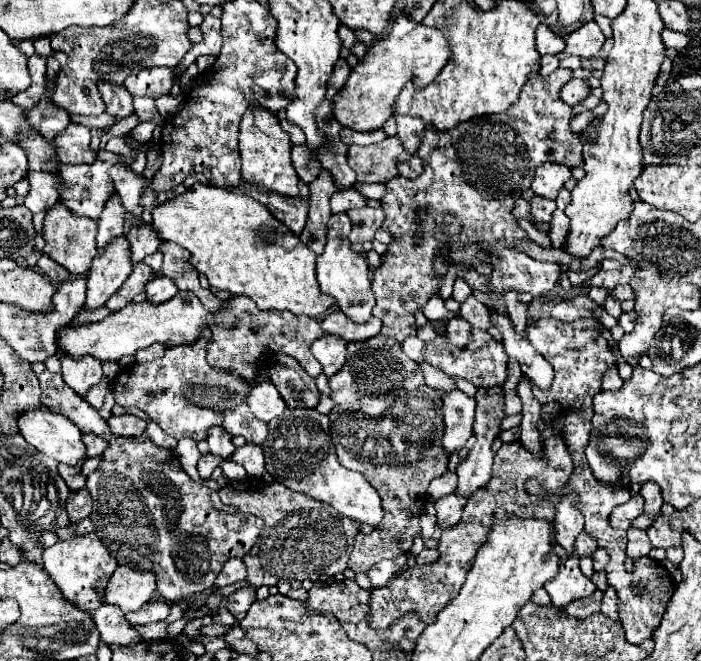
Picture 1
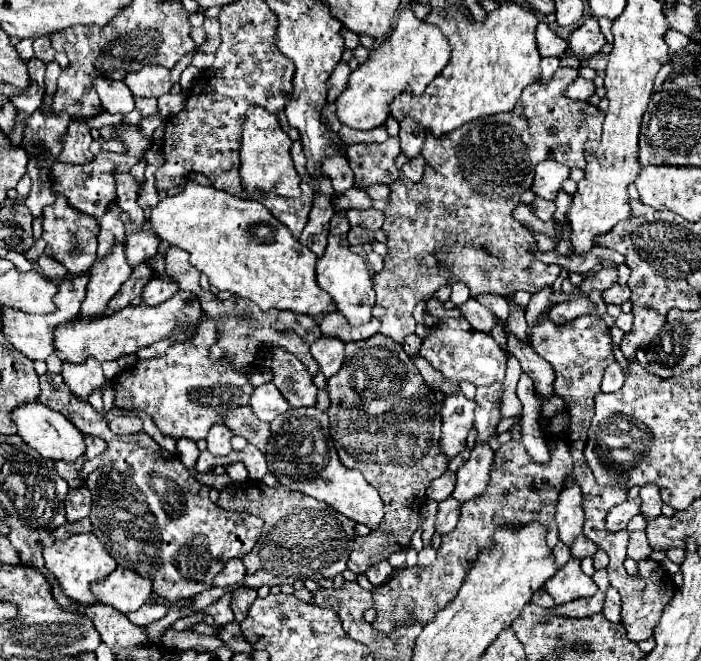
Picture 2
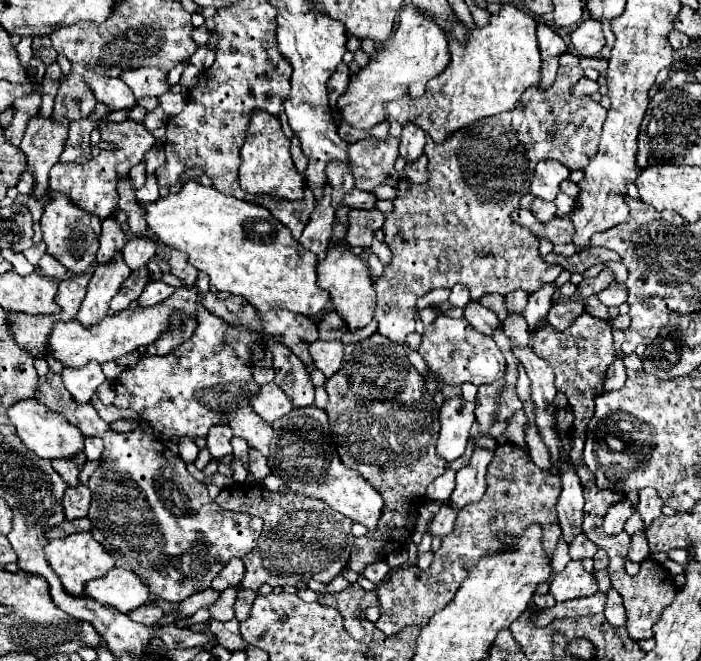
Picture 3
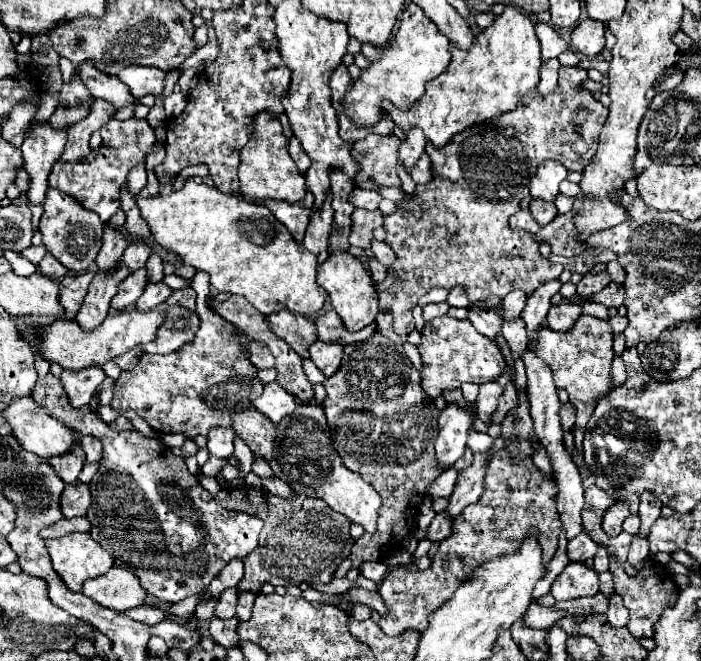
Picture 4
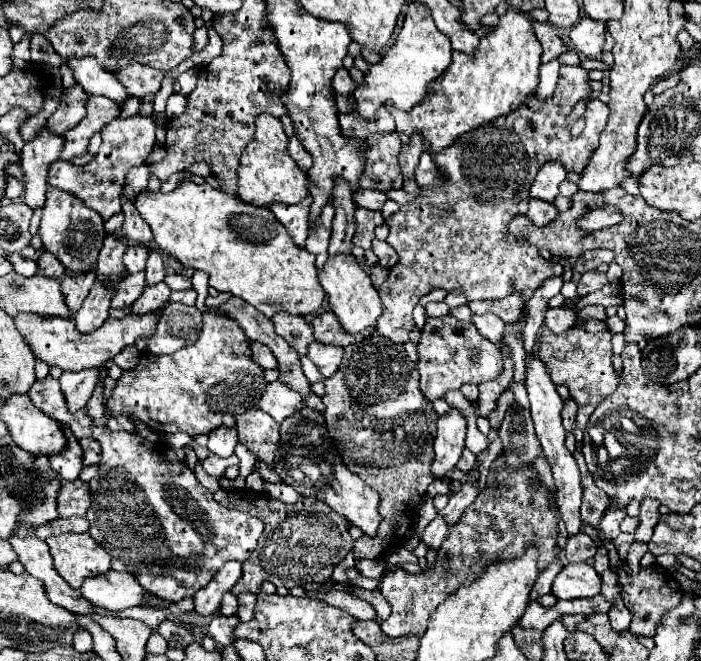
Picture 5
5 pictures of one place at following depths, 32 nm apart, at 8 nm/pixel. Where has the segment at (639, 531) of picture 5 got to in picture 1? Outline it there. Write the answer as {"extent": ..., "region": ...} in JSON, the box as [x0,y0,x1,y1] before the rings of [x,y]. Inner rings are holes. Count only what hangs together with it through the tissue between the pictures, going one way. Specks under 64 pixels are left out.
{"extent":[640,482,664,516],"region":[[[654,482],[644,484],[644,486],[640,488],[640,496],[644,498],[644,512],[656,516],[656,514],[660,512],[662,504],[664,504],[664,500],[662,500],[662,496],[660,496],[658,484],[654,484]]]}

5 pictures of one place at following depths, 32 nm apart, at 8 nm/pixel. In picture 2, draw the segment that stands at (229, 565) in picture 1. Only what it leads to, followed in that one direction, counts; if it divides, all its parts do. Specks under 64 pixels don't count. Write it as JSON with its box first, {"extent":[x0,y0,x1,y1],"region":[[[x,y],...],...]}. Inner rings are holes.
{"extent":[214,558,244,588],"region":[[[232,558],[228,560],[228,564],[224,566],[224,570],[214,578],[214,586],[218,588],[228,588],[228,586],[236,586],[244,580],[244,564],[240,558]]]}

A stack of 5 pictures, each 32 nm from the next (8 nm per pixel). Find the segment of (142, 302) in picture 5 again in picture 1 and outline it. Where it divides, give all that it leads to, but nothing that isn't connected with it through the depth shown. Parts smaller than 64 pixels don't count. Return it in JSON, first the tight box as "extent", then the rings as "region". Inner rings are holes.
{"extent":[146,276,178,304],"region":[[[156,276],[154,280],[150,280],[146,284],[146,302],[162,304],[162,302],[170,300],[176,292],[178,292],[178,288],[172,280],[168,280],[166,276]]]}

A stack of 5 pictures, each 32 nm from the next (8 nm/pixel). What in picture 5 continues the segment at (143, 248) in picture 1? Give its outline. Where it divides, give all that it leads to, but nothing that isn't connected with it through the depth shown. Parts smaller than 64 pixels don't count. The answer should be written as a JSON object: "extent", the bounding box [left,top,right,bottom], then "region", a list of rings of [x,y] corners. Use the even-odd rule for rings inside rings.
{"extent":[124,246,146,274],"region":[[[130,246],[124,254],[124,266],[126,266],[126,272],[128,274],[136,274],[136,272],[142,272],[146,268],[146,258],[144,256],[144,248],[136,248],[136,246]]]}

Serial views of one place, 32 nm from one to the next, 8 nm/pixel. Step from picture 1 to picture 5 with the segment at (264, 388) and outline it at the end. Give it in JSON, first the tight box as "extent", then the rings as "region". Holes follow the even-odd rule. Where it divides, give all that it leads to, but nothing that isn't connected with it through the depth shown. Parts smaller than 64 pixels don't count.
{"extent":[258,380,306,422],"region":[[[280,380],[268,384],[258,404],[258,408],[270,414],[276,422],[282,422],[284,418],[300,412],[304,406],[306,406],[304,398],[296,390],[288,388],[288,384],[282,384]]]}

